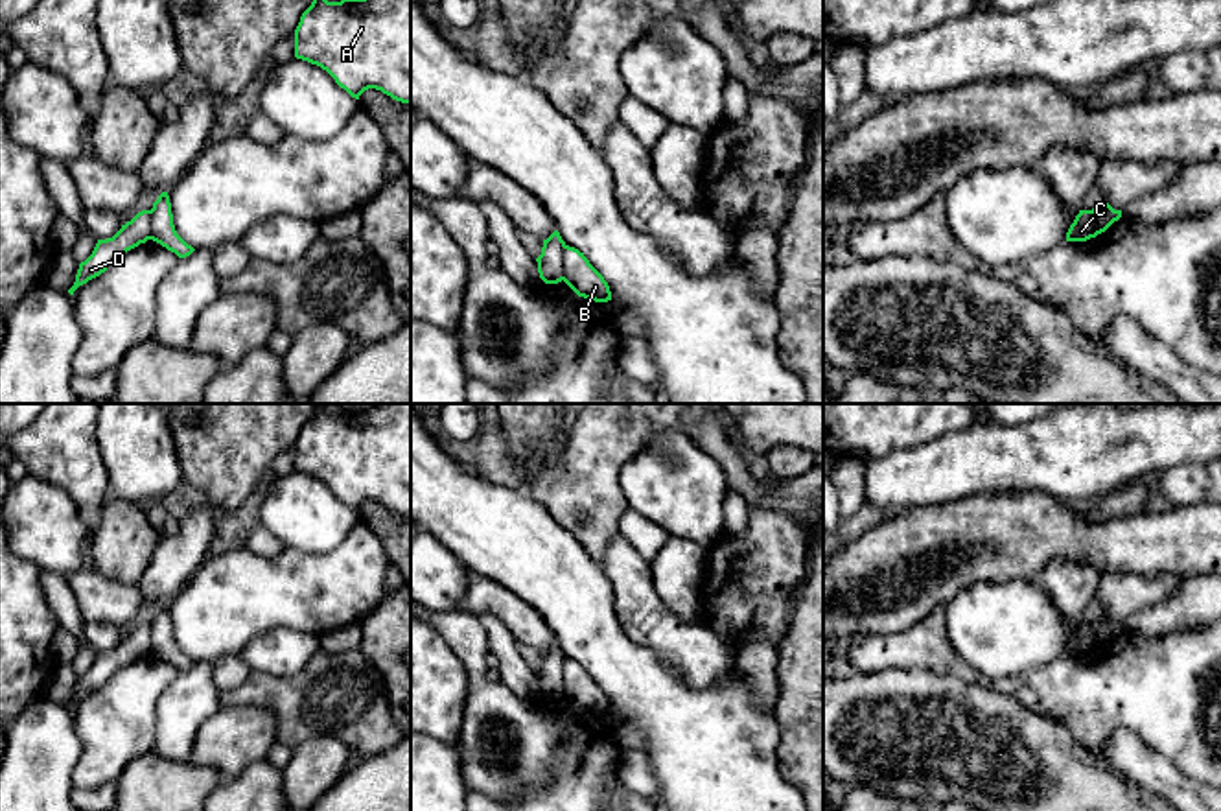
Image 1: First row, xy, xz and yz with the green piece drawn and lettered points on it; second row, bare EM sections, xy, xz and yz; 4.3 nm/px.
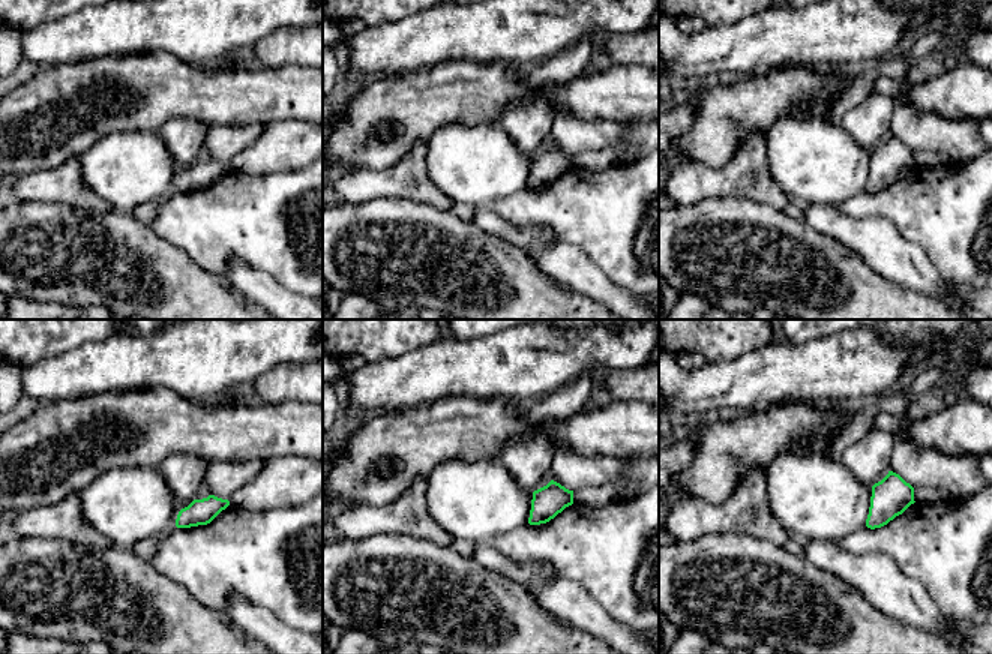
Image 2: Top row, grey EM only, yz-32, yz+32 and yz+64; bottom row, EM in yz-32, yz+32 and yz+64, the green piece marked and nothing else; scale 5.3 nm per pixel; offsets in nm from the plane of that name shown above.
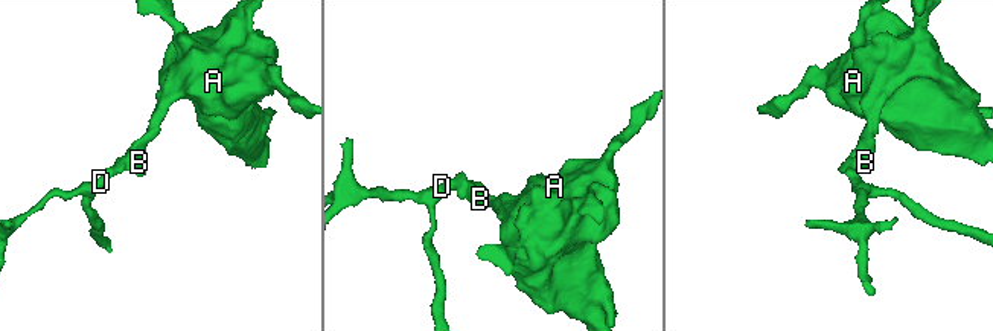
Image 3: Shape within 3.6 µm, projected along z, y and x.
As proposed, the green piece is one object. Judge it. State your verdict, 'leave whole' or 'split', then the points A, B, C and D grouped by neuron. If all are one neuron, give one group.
split; A B / C D

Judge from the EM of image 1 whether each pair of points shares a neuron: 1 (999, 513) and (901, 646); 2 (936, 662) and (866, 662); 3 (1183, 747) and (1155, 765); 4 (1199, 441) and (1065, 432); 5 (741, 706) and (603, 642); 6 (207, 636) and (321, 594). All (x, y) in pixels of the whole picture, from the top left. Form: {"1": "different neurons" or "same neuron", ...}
{"1": "different neurons", "2": "same neuron", "3": "different neurons", "4": "same neuron", "5": "same neuron", "6": "same neuron"}

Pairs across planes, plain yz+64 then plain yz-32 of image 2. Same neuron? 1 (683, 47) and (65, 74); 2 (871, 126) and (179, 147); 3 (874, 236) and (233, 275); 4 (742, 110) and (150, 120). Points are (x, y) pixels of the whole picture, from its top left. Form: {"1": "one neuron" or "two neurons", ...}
{"1": "two neurons", "2": "one neuron", "3": "one neuron", "4": "one neuron"}

